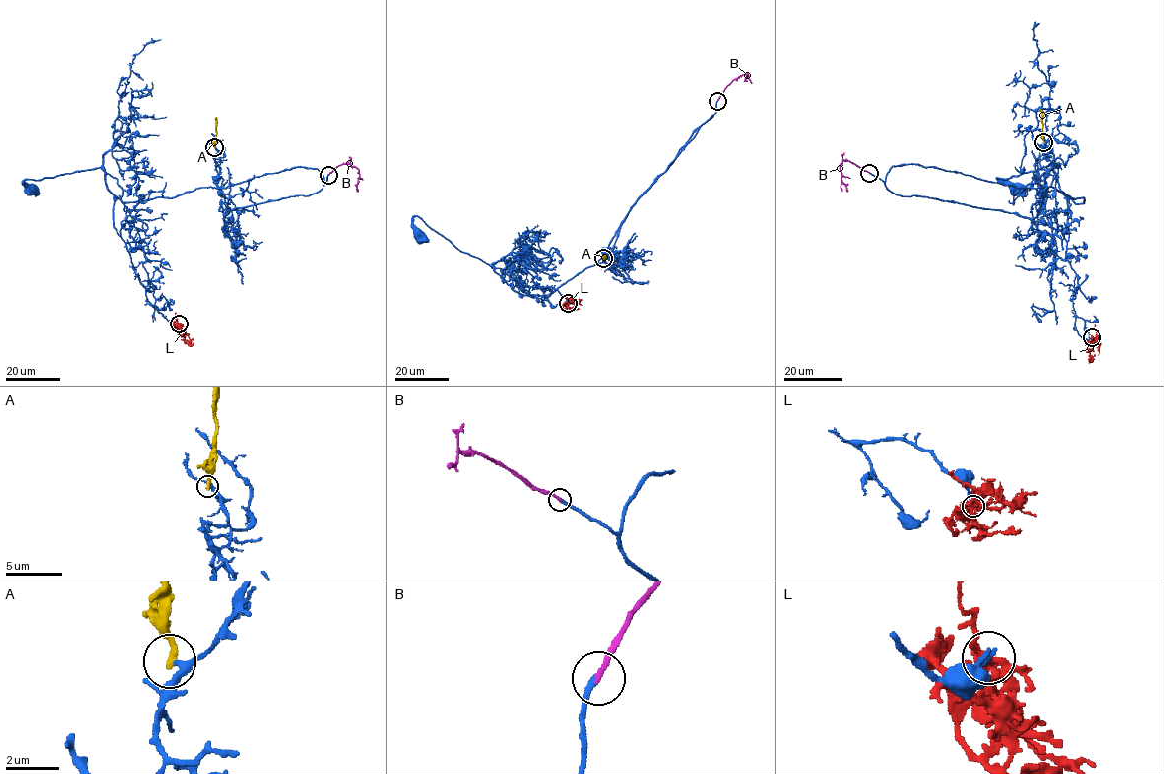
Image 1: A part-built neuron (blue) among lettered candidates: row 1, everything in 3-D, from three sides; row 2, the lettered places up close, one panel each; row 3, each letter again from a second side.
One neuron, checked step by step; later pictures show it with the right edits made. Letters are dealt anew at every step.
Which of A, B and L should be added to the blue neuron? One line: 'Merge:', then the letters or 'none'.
Merge: B

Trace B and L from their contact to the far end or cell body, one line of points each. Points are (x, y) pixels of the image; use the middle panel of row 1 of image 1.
B: (717, 100), (726, 87), (741, 75), (747, 74), (747, 81)
L: (568, 302), (582, 299)

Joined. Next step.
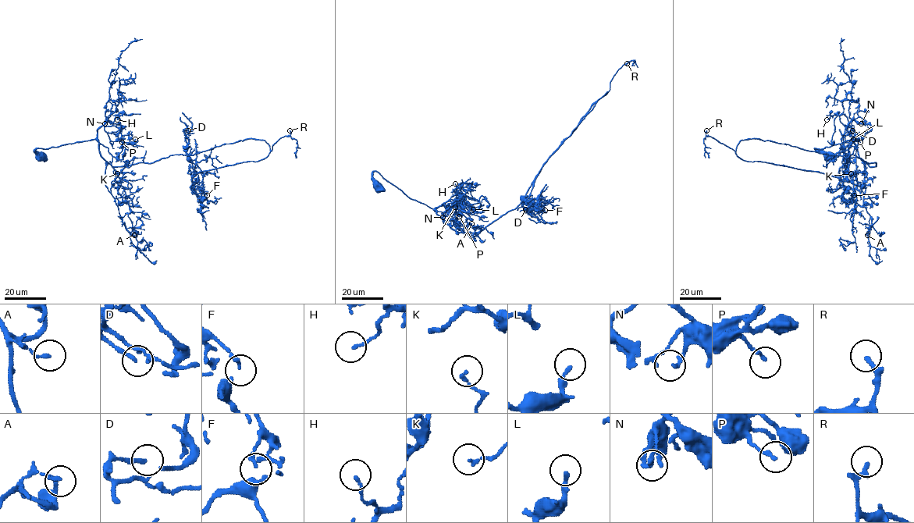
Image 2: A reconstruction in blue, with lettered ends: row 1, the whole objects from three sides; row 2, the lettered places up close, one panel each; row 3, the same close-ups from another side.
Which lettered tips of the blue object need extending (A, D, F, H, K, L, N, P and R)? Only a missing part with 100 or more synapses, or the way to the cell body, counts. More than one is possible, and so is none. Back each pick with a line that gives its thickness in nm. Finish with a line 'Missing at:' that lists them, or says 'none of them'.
R: Thickness 140 nm
Missing at: R

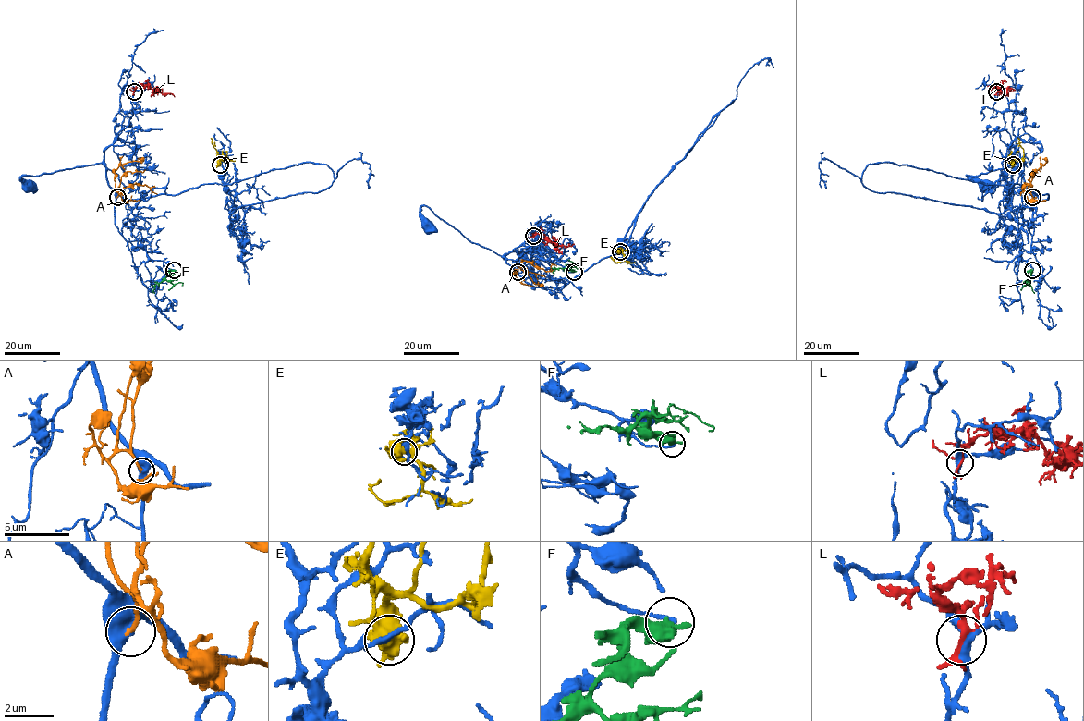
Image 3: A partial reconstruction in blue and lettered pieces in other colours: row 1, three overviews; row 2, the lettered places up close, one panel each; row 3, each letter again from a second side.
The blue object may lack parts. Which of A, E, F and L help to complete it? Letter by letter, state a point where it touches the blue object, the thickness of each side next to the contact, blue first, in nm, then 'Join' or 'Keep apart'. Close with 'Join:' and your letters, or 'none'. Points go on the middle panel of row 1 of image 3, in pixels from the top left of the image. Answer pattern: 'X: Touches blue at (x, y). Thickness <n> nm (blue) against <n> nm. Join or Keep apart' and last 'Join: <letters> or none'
A: Touches blue at (517, 272). Thickness 600 nm (blue) against 180 nm. Join
E: Touches blue at (620, 251). Thickness 200 nm (blue) against 550 nm. Keep apart
F: Touches blue at (574, 272). Thickness 140 nm (blue) against 440 nm. Keep apart
L: Touches blue at (533, 236). Thickness 320 nm (blue) against 160 nm. Keep apart
Join: A

